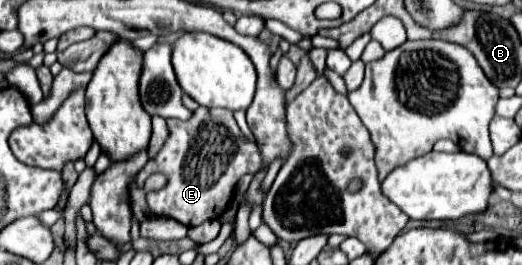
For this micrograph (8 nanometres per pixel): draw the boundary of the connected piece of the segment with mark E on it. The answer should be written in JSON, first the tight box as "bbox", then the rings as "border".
{"bbox":[136,107,258,227],"border":[[[198,107],[188,121],[170,119],[170,137],[156,155],[154,161],[148,161],[136,177],[136,185],[142,187],[146,177],[152,173],[162,173],[168,177],[168,185],[160,191],[146,193],[148,207],[156,217],[170,217],[186,227],[196,227],[208,219],[218,219],[228,205],[236,183],[246,173],[258,171],[258,147],[244,137],[232,111],[226,109],[208,109]]]}

